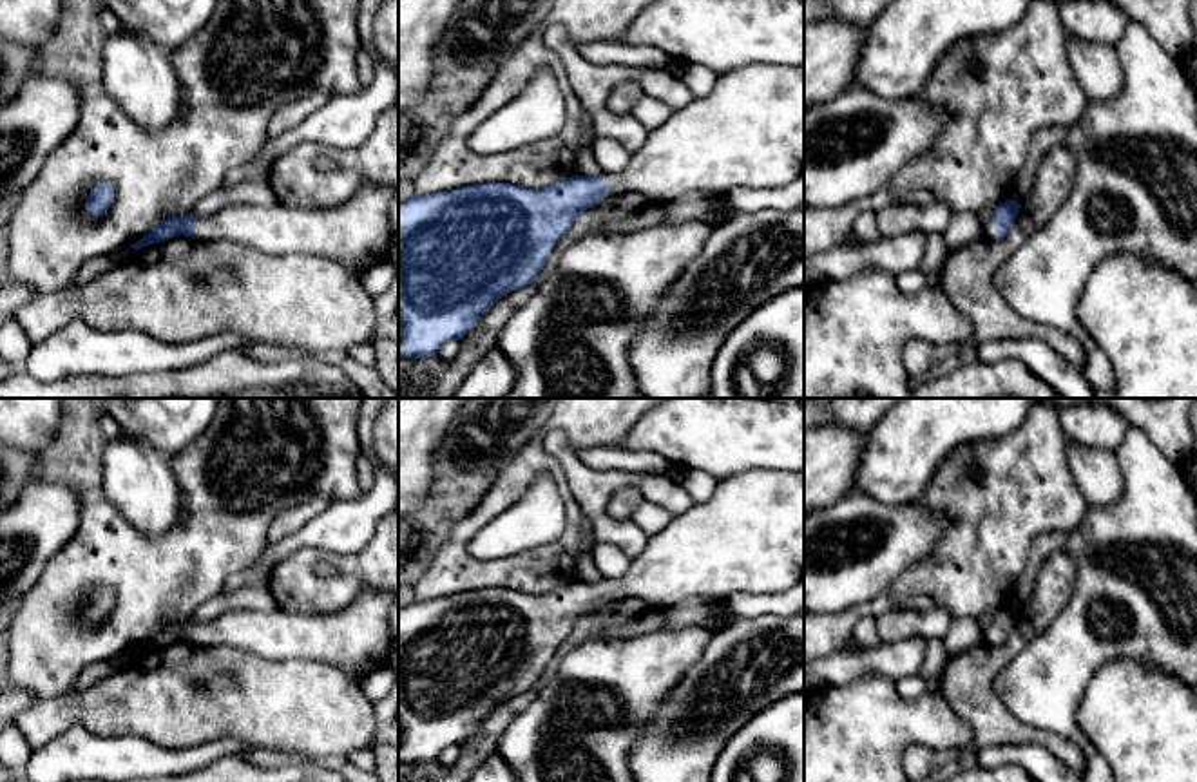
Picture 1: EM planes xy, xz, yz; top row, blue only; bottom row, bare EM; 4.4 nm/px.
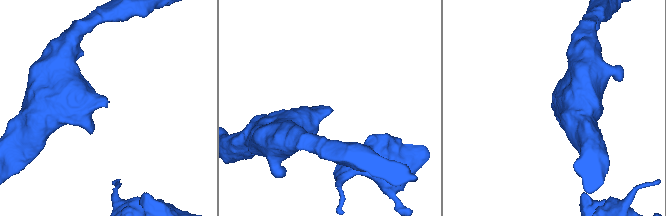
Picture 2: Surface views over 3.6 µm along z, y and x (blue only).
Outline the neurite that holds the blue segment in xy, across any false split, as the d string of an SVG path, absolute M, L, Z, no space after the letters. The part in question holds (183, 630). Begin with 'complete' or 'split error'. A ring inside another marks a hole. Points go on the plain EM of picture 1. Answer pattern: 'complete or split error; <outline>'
split error; M364 590L337 612L290 612L275 606L270 612L235 610L201 625L192 619L168 623L130 653L177 641L225 644L273 661L319 661L360 681L388 664L393 646L388 614L395 597L382 590Z

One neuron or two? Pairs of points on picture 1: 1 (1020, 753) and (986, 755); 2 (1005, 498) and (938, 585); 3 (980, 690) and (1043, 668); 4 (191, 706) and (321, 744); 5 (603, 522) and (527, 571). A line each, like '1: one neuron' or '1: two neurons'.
1: one neuron
2: one neuron
3: two neurons
4: one neuron
5: two neurons

